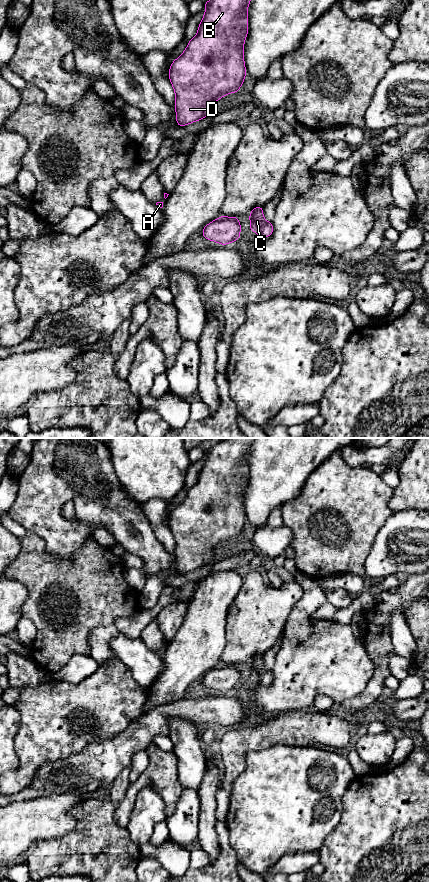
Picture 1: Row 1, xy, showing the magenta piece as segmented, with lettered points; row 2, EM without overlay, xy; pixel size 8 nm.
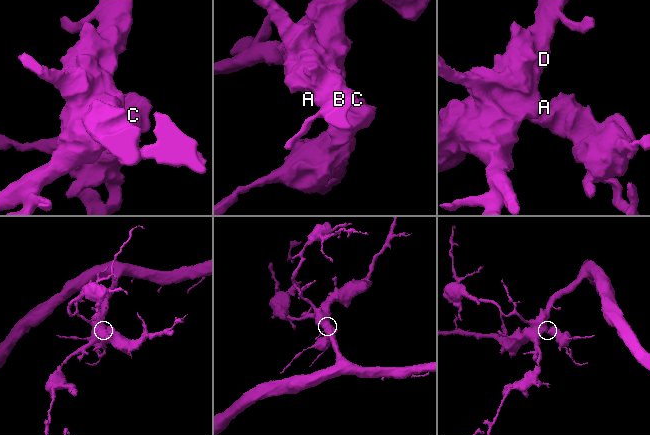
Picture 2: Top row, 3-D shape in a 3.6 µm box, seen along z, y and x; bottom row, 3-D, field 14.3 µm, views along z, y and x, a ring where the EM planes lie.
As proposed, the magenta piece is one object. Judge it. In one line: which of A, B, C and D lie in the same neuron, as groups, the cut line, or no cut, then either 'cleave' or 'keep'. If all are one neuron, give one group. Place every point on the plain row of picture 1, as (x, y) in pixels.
groups A B C D; cut none; keep

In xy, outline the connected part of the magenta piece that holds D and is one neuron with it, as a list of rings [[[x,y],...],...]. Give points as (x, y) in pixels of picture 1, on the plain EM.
[[[223,438],[216,445],[205,450],[206,455],[197,483],[192,486],[185,499],[172,510],[169,527],[175,539],[177,574],[186,574],[203,567],[214,560],[214,551],[229,541],[238,540],[246,525],[244,511],[244,490],[248,482],[248,454],[255,438]]]

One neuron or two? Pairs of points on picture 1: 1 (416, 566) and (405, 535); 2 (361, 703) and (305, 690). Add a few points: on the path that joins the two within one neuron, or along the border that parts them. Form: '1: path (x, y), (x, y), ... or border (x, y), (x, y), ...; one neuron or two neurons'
1: path (405, 560), (392, 547), (392, 539), (394, 537); one neuron
2: border (365, 686), (359, 693), (344, 699), (337, 705); two neurons

